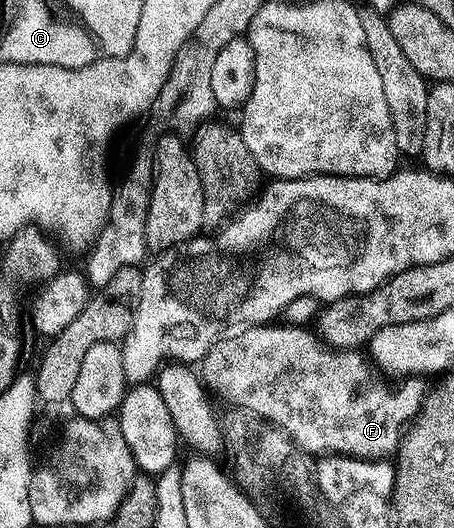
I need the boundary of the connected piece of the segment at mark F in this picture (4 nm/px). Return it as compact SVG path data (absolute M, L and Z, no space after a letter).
M263 324L239 330L242 338L237 338L234 332L227 334L230 342L225 342L223 337L217 339L200 363L203 387L216 399L219 394L226 394L226 378L234 378L234 382L230 382L230 394L234 394L234 404L242 402L238 409L245 411L248 406L254 406L254 416L279 426L299 451L307 450L313 456L389 459L398 449L404 427L421 409L426 394L423 379L407 377L399 390L385 390L370 375L371 363L365 357L362 359L357 349L333 349L325 345L317 333L308 331L301 326Z

